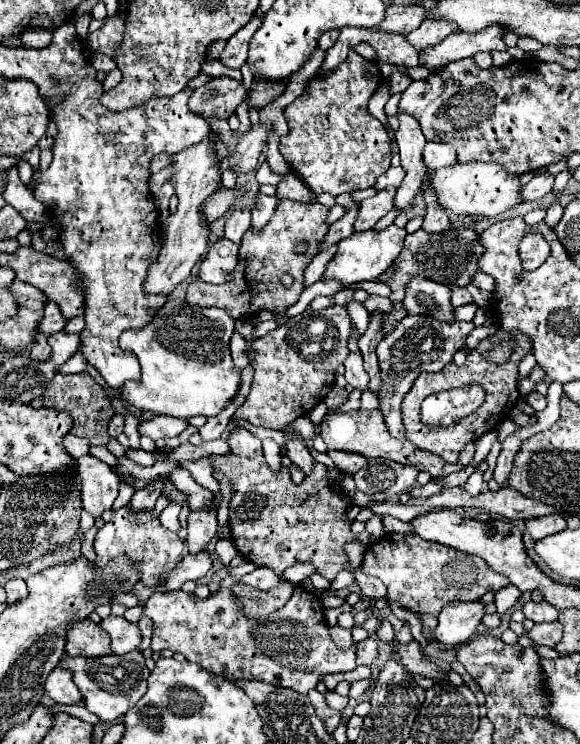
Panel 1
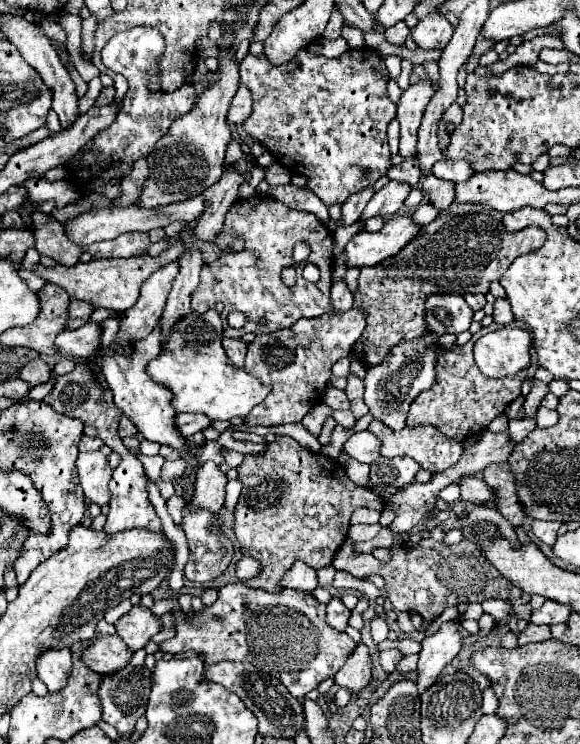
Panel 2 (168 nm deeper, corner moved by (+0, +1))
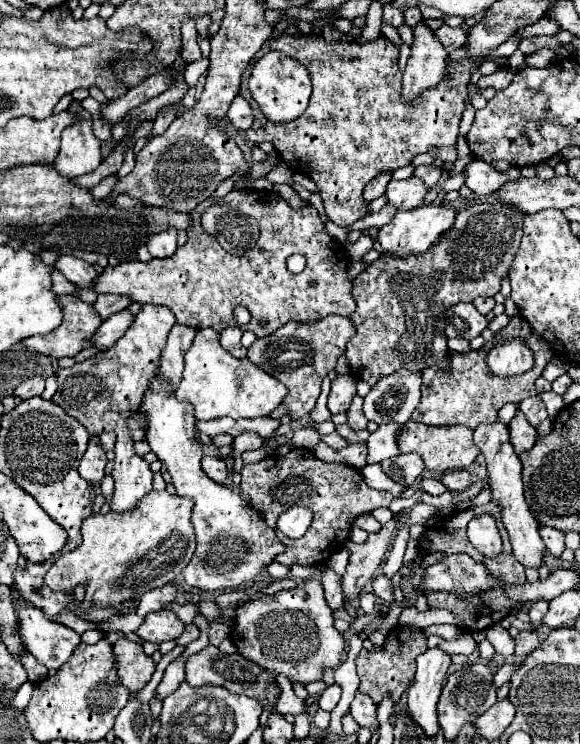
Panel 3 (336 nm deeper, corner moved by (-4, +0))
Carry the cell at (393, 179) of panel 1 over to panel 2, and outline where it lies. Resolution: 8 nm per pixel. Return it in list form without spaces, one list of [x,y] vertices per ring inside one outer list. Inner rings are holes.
[[[406,158],[400,166],[392,166],[388,170],[388,178],[398,180],[398,182],[406,182],[410,186],[420,186],[422,170],[418,166],[418,158]]]

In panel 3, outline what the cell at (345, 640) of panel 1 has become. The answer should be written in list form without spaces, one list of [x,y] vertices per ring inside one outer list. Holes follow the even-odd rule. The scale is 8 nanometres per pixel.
[[[332,569],[322,571],[322,587],[324,587],[324,593],[326,593],[328,607],[332,611],[342,611],[346,607],[344,605],[344,591],[342,591],[340,577]]]

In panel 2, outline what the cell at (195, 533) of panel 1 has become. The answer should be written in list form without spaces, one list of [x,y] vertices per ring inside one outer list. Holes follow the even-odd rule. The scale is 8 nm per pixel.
[[[204,462],[196,476],[196,490],[190,508],[194,510],[204,508],[218,514],[220,508],[224,506],[226,494],[224,488],[226,488],[226,474],[214,462]]]

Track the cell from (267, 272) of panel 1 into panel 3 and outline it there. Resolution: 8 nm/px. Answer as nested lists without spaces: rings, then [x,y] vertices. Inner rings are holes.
[[[232,190],[223,197],[223,204],[256,218],[260,225],[258,243],[238,257],[226,253],[214,235],[202,229],[200,218],[212,204],[212,198],[208,198],[191,211],[188,241],[172,257],[150,259],[148,263],[128,261],[114,267],[108,265],[96,277],[92,289],[96,293],[128,295],[140,305],[166,305],[176,315],[176,323],[186,323],[196,329],[214,327],[220,333],[226,327],[240,327],[242,331],[254,331],[256,337],[268,337],[288,321],[318,321],[328,315],[348,317],[354,311],[352,281],[348,279],[350,257],[342,243],[326,233],[314,207],[294,211],[274,191]],[[292,253],[306,257],[306,269],[298,275],[286,269],[286,259]],[[238,305],[250,311],[250,323],[236,323],[234,309]],[[262,319],[268,321],[266,327],[260,325]]]

